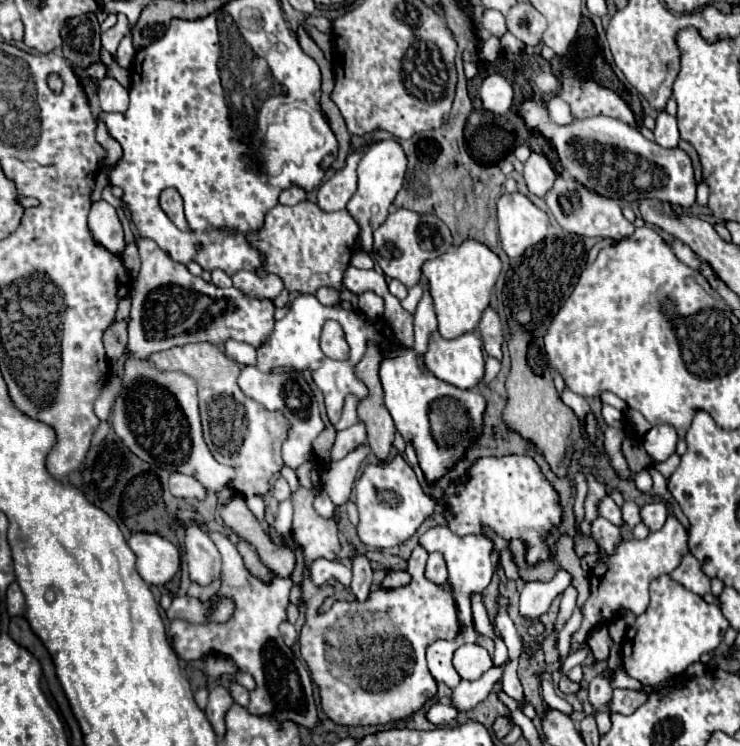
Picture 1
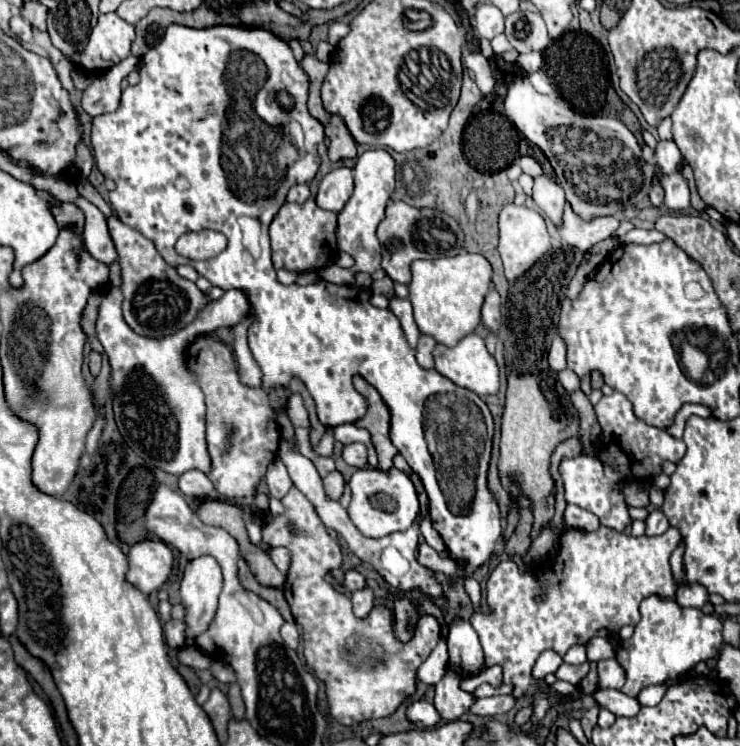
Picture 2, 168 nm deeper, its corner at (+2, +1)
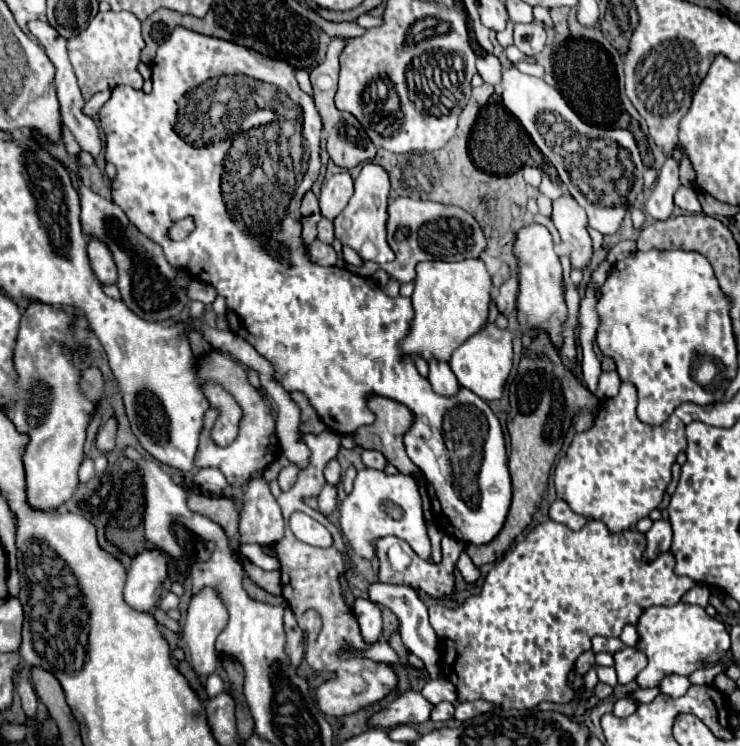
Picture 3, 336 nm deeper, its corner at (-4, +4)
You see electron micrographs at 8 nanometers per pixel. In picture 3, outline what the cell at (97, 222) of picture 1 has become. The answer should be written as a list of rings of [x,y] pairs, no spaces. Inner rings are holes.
[[[89,236],[87,252],[89,252],[91,268],[93,268],[95,276],[97,276],[97,280],[103,282],[103,284],[113,284],[113,282],[117,282],[115,260],[113,260],[111,250],[107,248],[107,244],[103,244],[101,240],[95,240],[95,236]]]

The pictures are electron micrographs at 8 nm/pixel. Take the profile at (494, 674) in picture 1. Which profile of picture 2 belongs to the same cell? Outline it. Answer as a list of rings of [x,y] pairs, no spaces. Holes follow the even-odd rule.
[[[447,669],[443,679],[435,685],[433,705],[441,715],[441,719],[445,721],[457,721],[475,703],[471,693],[465,693],[459,689],[459,683],[461,683],[461,677],[453,669]]]

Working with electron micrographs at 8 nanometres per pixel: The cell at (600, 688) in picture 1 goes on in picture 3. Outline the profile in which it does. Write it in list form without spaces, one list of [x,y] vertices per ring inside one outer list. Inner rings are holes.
[[[623,648],[623,650],[615,652],[613,660],[615,660],[615,670],[617,670],[619,684],[633,682],[635,676],[647,666],[645,654],[635,650],[635,648]]]

